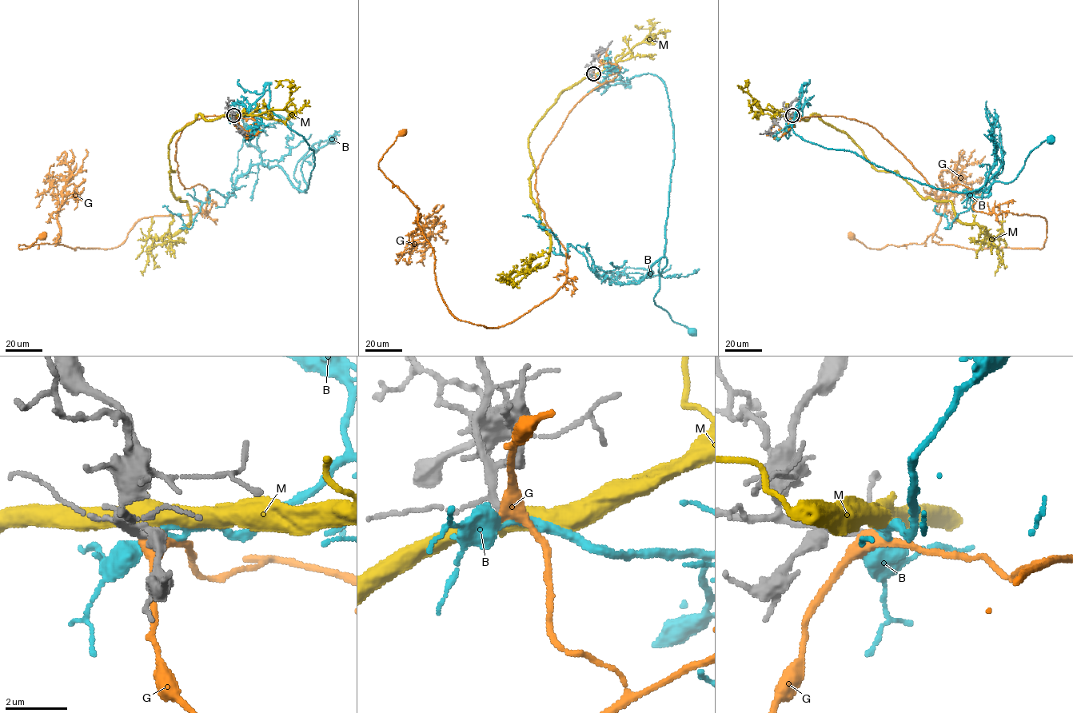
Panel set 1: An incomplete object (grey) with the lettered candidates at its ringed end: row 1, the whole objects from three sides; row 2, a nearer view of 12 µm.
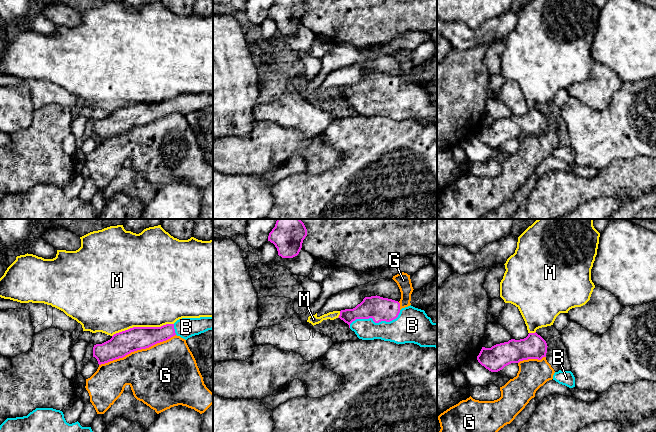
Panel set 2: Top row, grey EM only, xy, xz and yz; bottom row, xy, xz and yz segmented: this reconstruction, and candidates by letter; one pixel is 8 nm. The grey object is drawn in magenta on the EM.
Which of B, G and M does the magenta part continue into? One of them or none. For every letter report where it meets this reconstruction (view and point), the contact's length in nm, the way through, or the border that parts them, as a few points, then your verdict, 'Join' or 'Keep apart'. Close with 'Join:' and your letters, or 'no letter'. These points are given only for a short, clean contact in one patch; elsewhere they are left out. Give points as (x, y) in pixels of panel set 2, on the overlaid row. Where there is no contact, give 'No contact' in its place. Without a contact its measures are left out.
B: Touches magenta at xz (375, 322). Shared border 440 nm. Join
G: Touches magenta at xy (137, 349). Shared border 650 nm. Keep apart
M: Touches magenta at xy (142, 327). Shared border 500 nm. Keep apart
Join: B

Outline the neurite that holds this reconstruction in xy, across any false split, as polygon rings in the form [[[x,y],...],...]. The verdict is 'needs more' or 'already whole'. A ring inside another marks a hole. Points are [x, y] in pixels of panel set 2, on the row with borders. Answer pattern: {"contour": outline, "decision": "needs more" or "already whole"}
{"contour": [[[213,317],[182,318],[174,324],[161,327],[133,327],[116,333],[112,338],[93,347],[93,357],[98,364],[123,358],[131,352],[149,348],[177,335],[188,338],[213,329]]], "decision": "needs more"}

